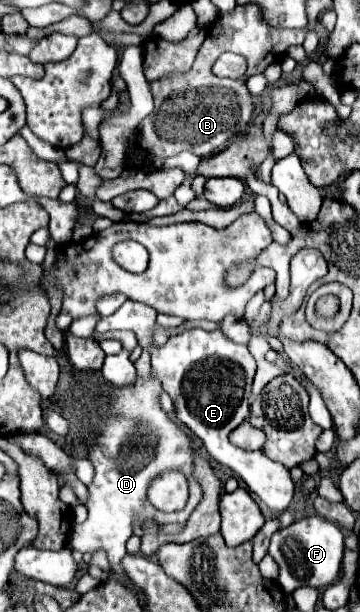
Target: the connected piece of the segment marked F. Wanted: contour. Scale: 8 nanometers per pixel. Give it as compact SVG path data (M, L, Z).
M321 516L301 518L301 520L295 520L289 528L273 534L269 552L279 564L279 584L287 594L291 594L299 586L327 588L333 582L337 582L341 576L343 534L337 524Z

